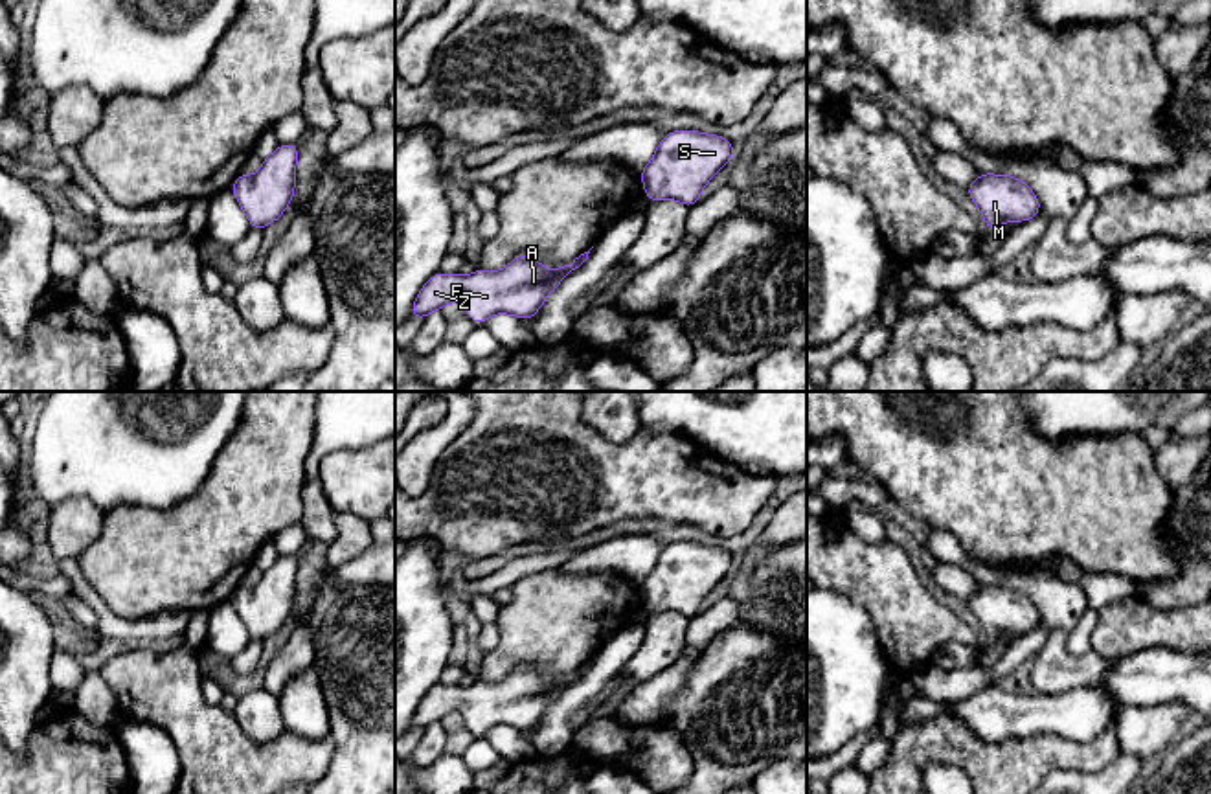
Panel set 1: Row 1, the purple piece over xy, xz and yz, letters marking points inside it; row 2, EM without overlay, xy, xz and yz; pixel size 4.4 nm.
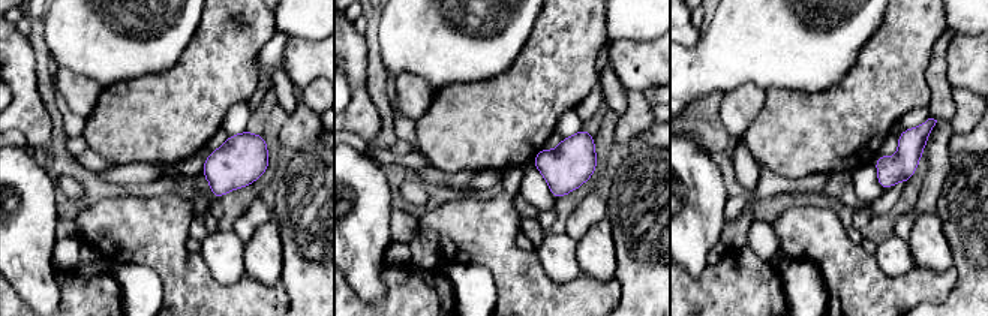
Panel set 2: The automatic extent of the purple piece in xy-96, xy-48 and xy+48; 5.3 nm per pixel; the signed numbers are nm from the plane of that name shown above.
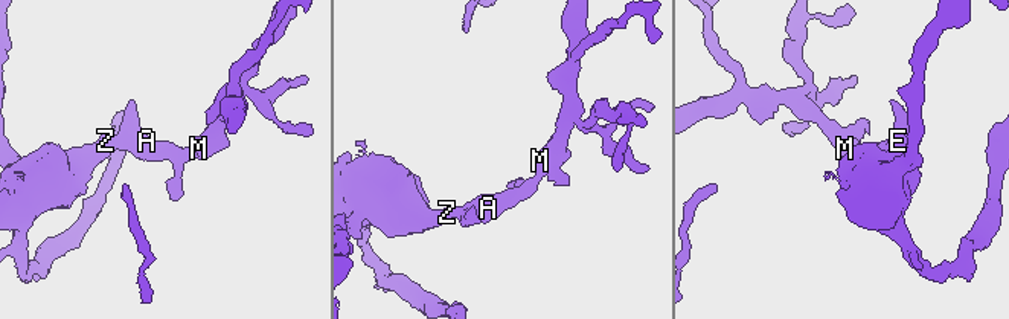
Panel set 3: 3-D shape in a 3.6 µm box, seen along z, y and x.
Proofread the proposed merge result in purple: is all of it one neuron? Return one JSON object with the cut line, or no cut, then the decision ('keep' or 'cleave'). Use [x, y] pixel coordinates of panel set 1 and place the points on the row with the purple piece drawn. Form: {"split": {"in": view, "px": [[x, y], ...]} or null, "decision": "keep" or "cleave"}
{"split": null, "decision": "keep"}

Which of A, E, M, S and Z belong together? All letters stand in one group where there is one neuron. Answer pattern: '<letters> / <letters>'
A E M S Z

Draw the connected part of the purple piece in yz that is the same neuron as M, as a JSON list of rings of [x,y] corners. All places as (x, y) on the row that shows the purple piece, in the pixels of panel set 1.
[[[981,173],[967,189],[989,232],[1002,222],[1022,222],[1040,213],[1040,200],[1025,182],[1011,175]]]

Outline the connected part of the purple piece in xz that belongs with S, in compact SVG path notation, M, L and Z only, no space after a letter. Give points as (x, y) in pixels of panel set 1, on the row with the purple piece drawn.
M696 130L669 132L639 173L645 195L658 202L674 198L691 208L733 154L735 149L724 136Z

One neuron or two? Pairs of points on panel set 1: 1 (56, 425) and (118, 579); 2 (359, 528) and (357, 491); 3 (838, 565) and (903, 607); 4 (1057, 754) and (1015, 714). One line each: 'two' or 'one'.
1: two
2: two
3: one
4: two

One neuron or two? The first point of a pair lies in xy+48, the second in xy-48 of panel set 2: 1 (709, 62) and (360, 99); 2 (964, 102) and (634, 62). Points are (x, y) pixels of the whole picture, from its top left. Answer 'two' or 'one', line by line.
1: two
2: two

